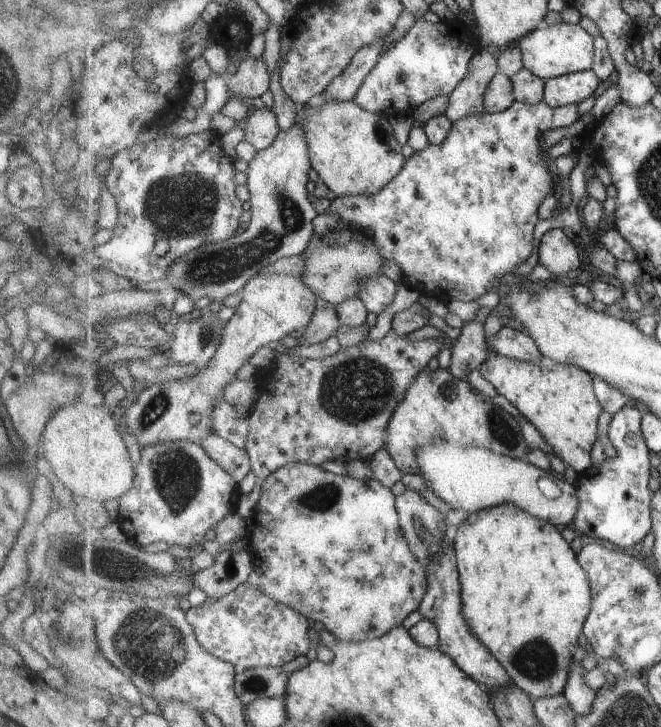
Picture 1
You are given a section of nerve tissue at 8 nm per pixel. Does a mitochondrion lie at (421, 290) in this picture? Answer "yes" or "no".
no

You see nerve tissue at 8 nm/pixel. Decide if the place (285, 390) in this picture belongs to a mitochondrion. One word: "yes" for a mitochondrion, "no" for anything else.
no

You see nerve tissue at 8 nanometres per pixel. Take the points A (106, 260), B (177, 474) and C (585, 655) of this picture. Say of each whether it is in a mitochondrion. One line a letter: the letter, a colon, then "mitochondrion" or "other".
A: other
B: mitochondrion
C: other

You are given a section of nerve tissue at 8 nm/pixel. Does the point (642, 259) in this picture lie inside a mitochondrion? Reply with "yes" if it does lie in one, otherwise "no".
no

